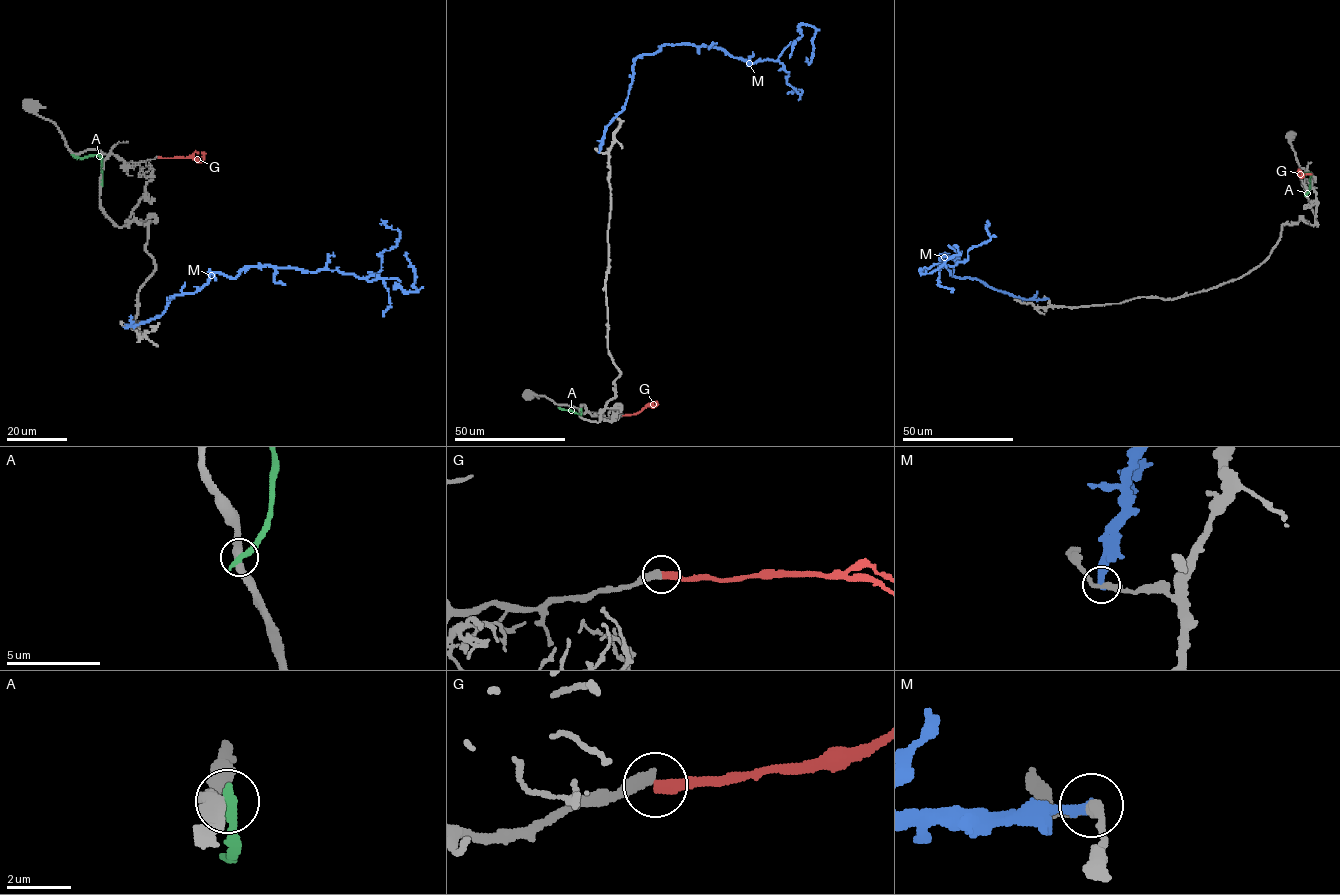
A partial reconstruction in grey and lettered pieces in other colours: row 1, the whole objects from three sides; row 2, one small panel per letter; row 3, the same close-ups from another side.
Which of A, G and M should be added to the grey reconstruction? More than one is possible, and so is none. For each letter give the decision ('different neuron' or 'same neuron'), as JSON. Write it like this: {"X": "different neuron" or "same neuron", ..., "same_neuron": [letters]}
{"A": "different neuron", "G": "different neuron", "M": "different neuron", "same_neuron": []}

